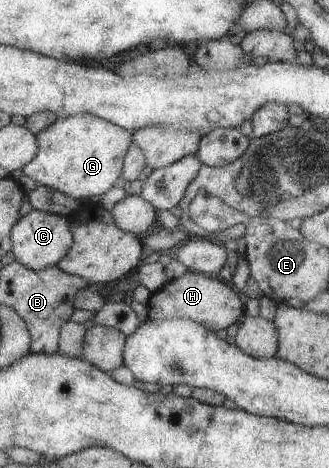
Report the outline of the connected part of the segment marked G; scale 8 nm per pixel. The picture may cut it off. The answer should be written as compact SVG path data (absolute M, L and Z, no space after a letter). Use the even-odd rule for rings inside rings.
M90 113L57 118L35 136L38 150L21 172L75 199L104 194L120 179L123 158L133 142L131 133Z

